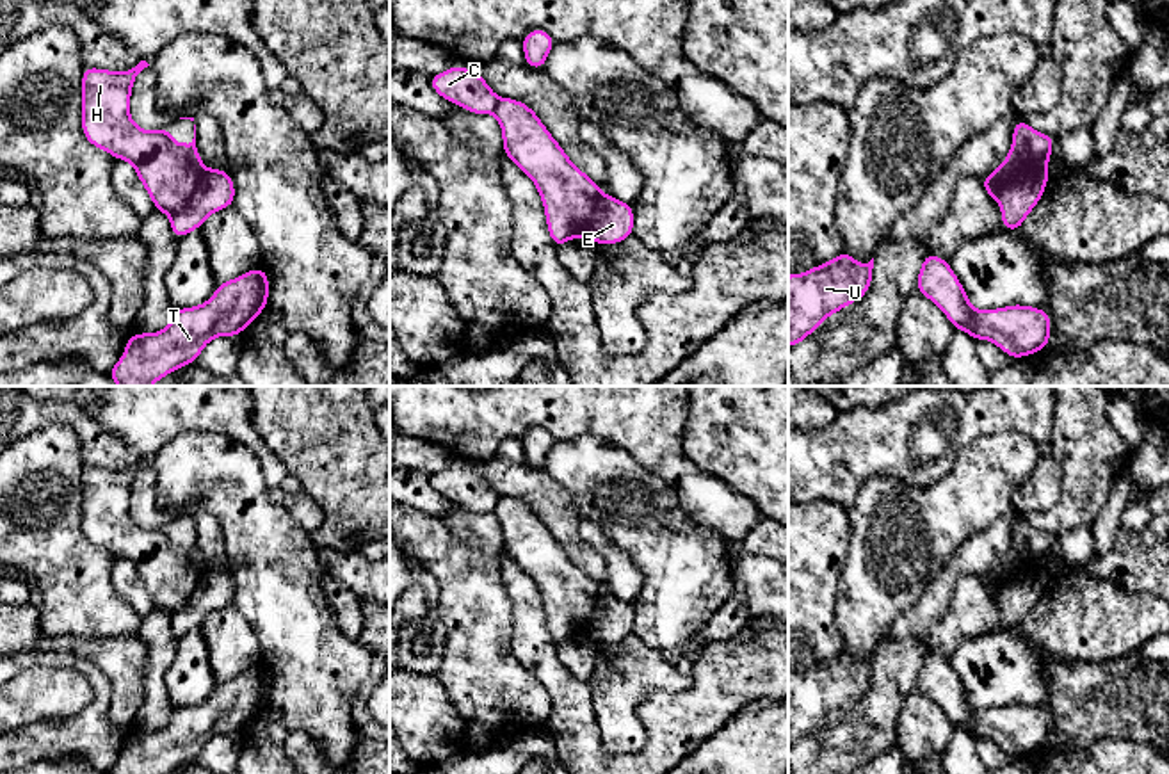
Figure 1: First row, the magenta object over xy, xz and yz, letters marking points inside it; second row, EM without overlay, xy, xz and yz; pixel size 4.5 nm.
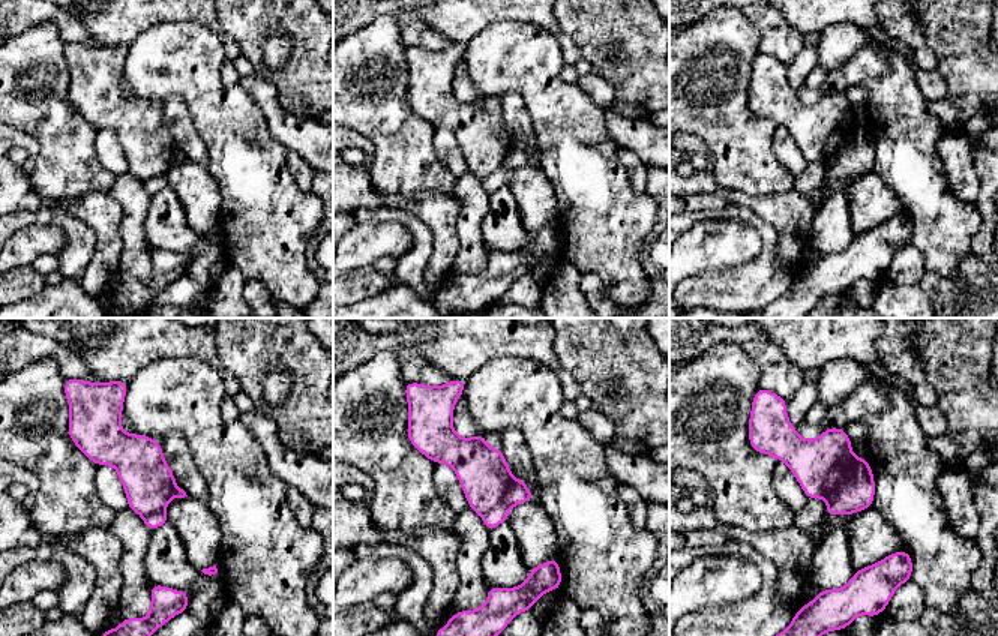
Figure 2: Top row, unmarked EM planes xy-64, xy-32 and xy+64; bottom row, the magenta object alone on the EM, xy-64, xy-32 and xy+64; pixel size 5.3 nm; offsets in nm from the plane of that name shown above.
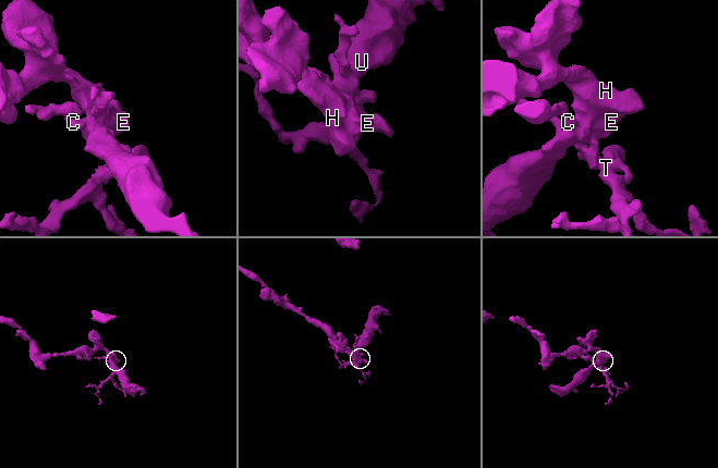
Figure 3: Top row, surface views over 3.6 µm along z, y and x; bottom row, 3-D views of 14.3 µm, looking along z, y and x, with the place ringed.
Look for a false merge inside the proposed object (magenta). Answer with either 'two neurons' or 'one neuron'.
two neurons

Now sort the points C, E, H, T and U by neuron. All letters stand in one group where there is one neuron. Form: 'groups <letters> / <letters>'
groups C E T / H U

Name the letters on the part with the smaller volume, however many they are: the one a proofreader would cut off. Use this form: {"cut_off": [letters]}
{"cut_off": ["C", "E", "T"]}

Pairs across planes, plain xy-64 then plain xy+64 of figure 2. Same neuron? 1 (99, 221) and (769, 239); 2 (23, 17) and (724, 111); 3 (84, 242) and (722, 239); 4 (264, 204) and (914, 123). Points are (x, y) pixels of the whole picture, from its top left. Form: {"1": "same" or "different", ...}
{"1": "different", "2": "different", "3": "different", "4": "same"}

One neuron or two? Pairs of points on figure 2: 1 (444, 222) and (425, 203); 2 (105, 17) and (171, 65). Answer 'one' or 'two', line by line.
1: one
2: two

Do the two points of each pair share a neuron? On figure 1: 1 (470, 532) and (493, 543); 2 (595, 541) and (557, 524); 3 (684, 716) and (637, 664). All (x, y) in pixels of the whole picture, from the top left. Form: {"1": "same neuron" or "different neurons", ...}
{"1": "same neuron", "2": "different neurons", "3": "different neurons"}

